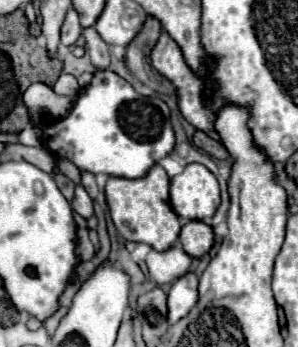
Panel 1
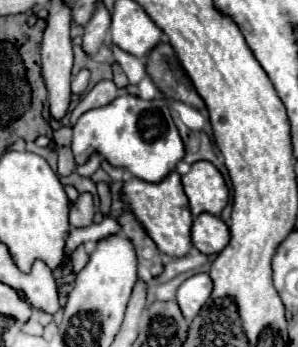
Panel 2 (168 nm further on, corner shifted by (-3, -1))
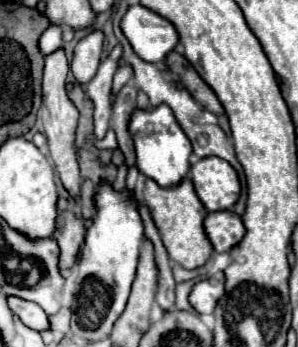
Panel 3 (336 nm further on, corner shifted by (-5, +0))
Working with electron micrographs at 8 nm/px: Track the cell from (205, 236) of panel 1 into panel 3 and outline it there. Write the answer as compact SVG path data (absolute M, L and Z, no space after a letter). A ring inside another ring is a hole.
M221 210L205 218L205 232L215 252L229 252L245 236L245 226L233 210Z

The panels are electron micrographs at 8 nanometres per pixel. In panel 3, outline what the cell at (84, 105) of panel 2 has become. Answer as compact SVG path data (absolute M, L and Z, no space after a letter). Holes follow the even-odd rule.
M123 64L117 72L115 72L115 78L113 78L113 92L111 92L111 98L125 86L129 84L133 78L133 68L129 64Z

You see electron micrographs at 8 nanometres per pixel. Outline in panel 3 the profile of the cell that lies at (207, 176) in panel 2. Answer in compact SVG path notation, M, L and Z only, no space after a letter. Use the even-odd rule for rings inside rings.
M217 156L201 158L191 166L191 180L195 192L209 212L229 210L241 194L241 182L235 168Z

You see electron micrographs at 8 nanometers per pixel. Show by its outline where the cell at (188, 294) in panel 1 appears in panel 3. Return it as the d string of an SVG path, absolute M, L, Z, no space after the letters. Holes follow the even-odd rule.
M217 272L215 276L199 282L189 300L191 300L191 306L199 312L199 314L213 314L219 298L223 298L225 294L225 274L223 272Z

